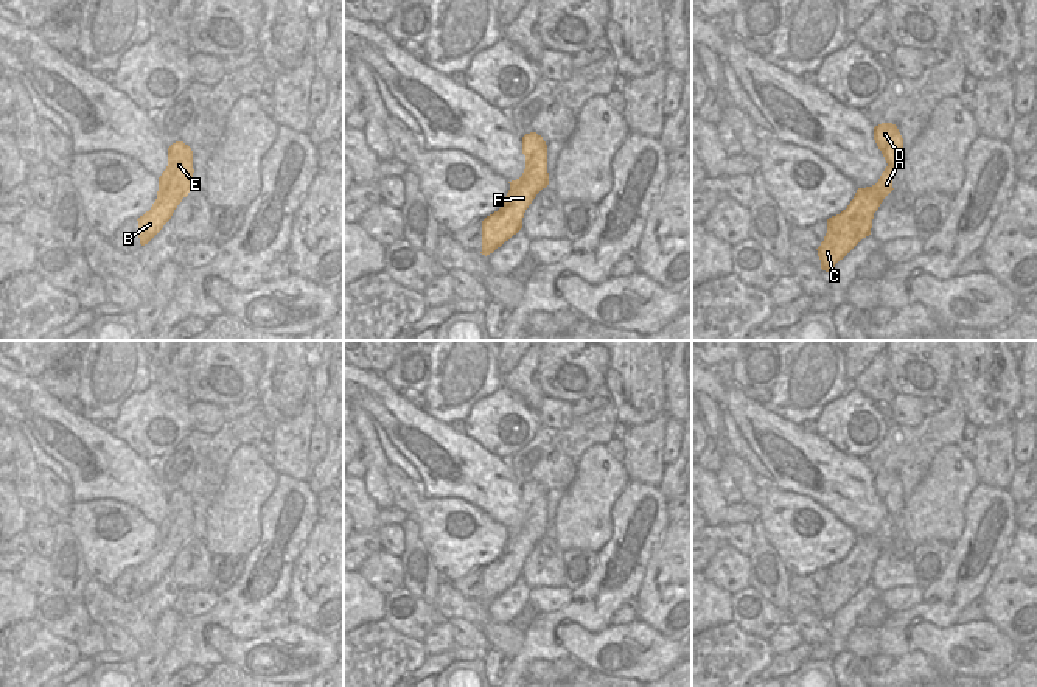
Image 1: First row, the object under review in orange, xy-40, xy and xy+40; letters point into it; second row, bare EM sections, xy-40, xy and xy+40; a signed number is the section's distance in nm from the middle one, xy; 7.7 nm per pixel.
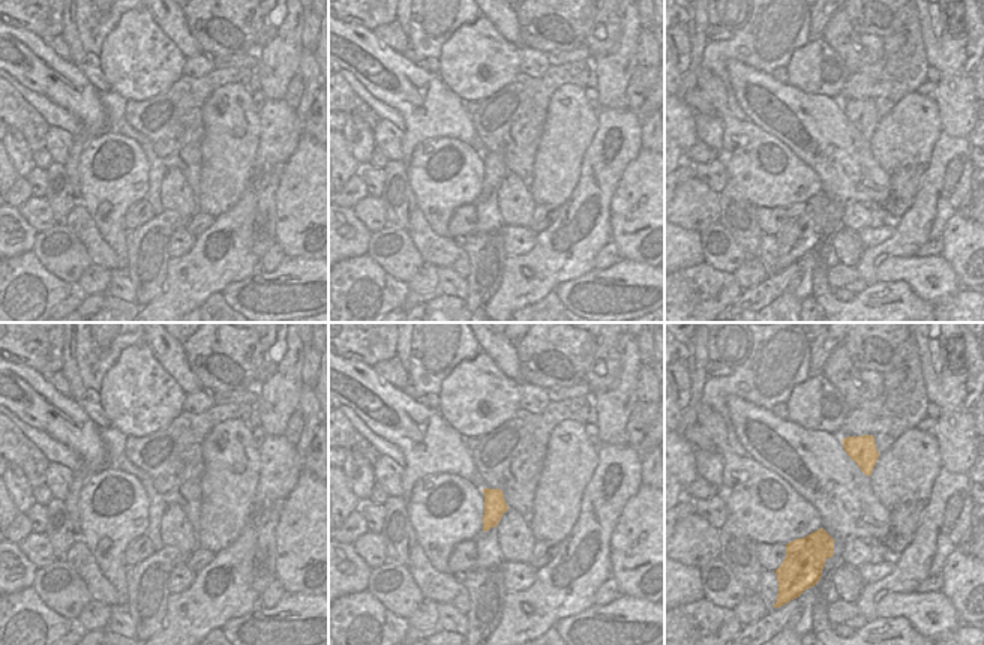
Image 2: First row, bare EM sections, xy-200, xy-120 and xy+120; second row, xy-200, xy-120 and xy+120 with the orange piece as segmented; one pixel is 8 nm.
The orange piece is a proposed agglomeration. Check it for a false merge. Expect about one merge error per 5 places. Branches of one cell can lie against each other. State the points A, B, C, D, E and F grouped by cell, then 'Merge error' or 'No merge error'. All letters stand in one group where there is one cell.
Groups: A B C D E F. No merge error

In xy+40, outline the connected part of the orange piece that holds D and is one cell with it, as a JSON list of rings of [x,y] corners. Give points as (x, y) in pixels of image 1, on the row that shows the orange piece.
[[[892,123],[874,127],[874,140],[888,166],[872,187],[858,188],[840,214],[827,219],[827,233],[816,249],[821,269],[830,272],[863,238],[871,235],[874,213],[892,188],[892,168],[905,159],[903,138]]]

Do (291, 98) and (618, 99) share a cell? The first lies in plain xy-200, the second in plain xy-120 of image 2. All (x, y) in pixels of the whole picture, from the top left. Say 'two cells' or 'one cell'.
two cells

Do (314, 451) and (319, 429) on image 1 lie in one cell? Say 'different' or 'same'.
same

